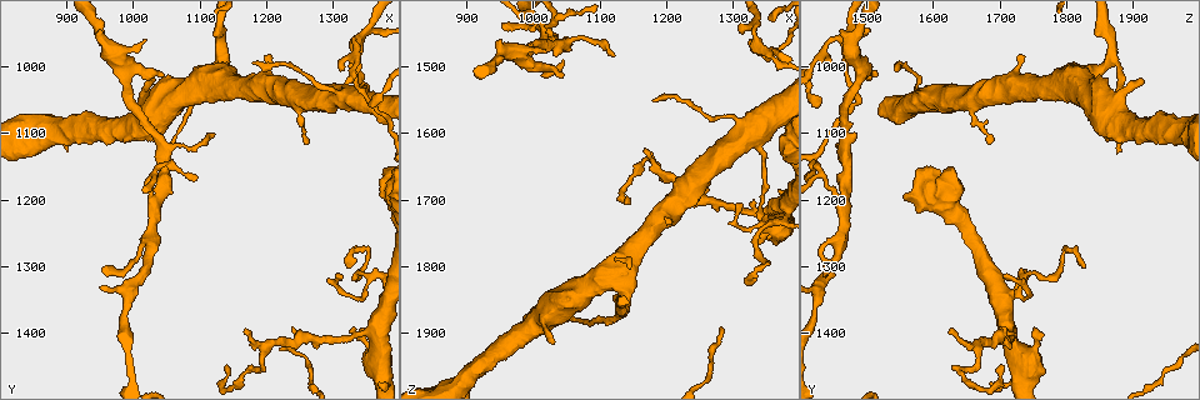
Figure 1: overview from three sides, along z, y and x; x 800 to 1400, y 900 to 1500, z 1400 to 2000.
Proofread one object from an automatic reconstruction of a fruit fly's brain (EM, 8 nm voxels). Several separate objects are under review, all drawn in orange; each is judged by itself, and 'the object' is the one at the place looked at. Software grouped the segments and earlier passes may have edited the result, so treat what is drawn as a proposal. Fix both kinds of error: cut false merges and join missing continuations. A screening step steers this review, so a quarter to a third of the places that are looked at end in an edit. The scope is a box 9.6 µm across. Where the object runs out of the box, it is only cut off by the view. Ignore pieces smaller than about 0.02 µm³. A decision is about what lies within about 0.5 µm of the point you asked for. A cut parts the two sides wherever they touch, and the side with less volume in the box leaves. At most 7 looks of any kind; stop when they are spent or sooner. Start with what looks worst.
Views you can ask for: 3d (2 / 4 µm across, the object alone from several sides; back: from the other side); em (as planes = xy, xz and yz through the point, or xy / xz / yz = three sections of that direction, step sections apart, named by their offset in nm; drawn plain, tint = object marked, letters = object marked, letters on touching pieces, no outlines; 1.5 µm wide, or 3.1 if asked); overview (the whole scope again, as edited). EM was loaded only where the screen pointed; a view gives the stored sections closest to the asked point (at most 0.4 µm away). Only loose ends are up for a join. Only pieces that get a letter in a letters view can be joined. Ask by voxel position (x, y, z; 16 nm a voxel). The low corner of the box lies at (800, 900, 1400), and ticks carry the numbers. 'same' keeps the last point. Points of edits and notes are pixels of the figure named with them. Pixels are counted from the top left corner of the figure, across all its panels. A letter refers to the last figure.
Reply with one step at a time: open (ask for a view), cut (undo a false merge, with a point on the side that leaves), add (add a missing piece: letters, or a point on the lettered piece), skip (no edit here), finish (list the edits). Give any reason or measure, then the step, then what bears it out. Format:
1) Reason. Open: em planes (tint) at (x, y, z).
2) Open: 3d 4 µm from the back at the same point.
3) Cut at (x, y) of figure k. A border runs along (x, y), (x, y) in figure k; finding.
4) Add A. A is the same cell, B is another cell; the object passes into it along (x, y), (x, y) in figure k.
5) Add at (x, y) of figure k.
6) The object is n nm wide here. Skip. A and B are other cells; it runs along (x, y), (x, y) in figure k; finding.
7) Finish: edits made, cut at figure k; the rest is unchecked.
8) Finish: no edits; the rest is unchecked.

Sharp bend. Open: em xz step 4 (tint) at (1035, 1200, 1460).

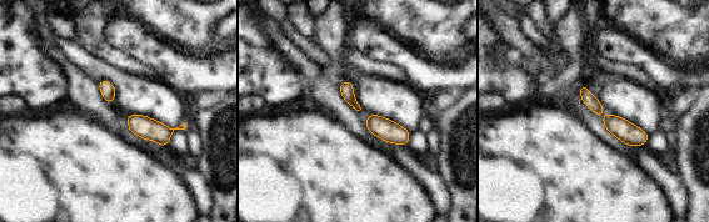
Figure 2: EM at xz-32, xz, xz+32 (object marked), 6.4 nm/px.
Open: em yz step 4 (letters) at the same point.

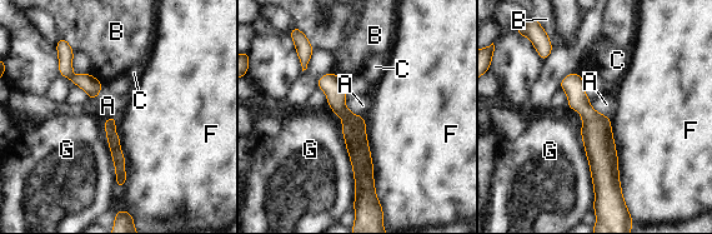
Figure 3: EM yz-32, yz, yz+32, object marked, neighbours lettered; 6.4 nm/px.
Skip. A, B, C, F and G are other cells; a border runs along (346, 95), (345, 105), (364, 118) in figure 3; all the same neuron.

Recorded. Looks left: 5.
Thin end. Open: em yz step 4 (letters) at (1260, 1115, 1680).

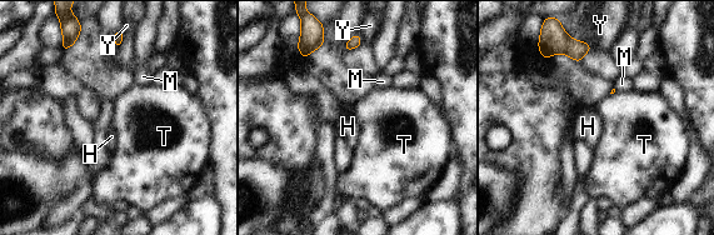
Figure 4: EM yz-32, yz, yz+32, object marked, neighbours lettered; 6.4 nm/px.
Skip. H, M, T and Y are other cells; a border runs along (573, 39), (585, 41), (593, 49) in figure 4; none of them fits.

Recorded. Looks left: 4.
Thin end. Open: em planes (tint) at (950, 1305, 1435).

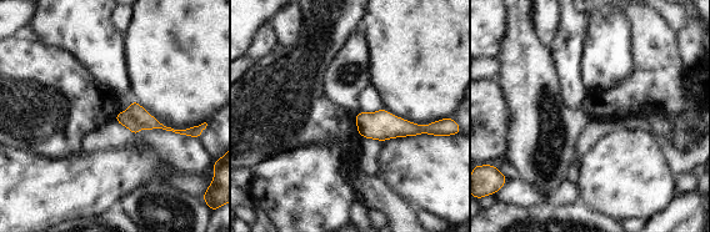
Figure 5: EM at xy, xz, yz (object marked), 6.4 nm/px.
Open: em planes (letters) at the same point.

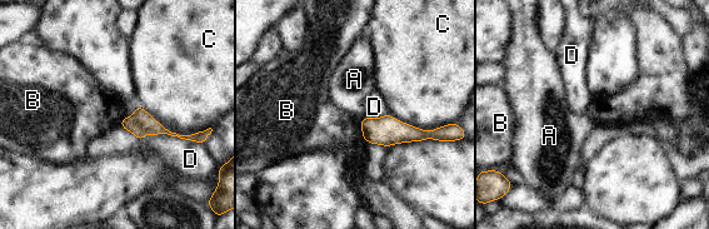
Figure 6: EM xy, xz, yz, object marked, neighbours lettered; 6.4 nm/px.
Skip. A, B, C and D are other cells; a border runs along (359, 119), (362, 137), (365, 140) in figure 6; no lettered piece goes on from it.

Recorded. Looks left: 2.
Finish: no edits; the rest is unchecked.

